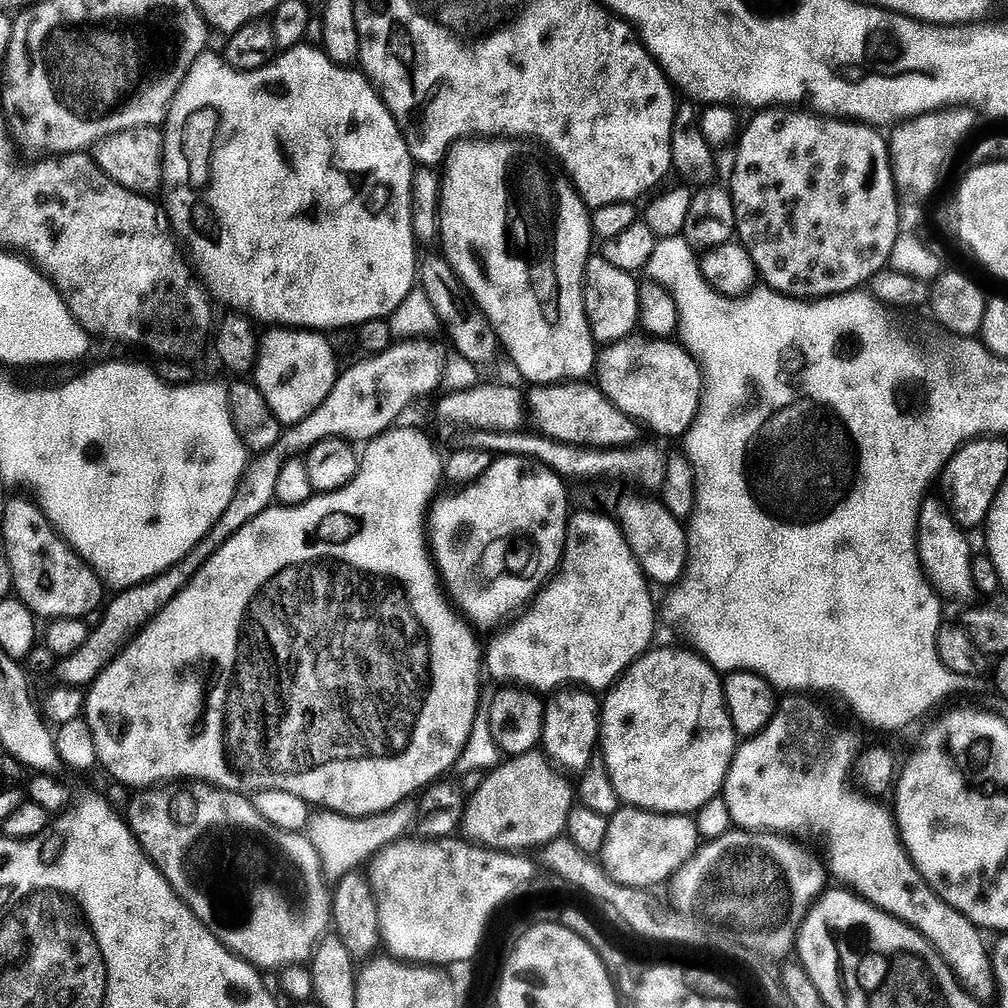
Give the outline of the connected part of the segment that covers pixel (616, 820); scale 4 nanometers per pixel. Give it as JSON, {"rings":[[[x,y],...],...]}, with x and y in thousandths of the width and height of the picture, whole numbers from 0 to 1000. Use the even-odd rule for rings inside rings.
{"rings":[[[619,800],[603,814],[597,860],[610,876],[647,883],[650,877],[663,877],[668,872],[667,868],[680,860],[695,836],[690,814],[686,809],[645,806]]]}

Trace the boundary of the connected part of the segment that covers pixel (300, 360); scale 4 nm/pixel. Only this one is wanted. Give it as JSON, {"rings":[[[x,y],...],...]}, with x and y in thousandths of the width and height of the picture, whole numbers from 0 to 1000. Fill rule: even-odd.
{"rings":[[[274,323],[257,334],[252,380],[282,423],[298,421],[310,408],[315,407],[333,381],[333,353],[317,333],[320,332],[313,327]]]}

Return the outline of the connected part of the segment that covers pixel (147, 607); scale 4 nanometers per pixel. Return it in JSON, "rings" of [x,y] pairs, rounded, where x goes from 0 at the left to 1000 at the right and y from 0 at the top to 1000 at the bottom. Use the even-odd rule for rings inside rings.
{"rings":[[[194,544],[185,554],[177,557],[172,563],[167,563],[152,575],[144,579],[135,579],[132,583],[124,583],[114,588],[115,592],[106,596],[102,604],[103,612],[96,623],[87,628],[87,635],[77,645],[77,649],[64,651],[59,656],[59,678],[72,681],[90,681],[103,664],[108,663],[112,655],[123,646],[125,640],[138,628],[143,620],[148,619],[177,588],[188,578],[200,565],[200,562],[208,555],[206,544]]]}

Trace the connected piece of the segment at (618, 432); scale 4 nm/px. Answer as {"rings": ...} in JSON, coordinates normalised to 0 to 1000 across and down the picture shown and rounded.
{"rings":[[[557,379],[529,384],[528,390],[524,389],[522,393],[522,405],[526,410],[527,420],[529,417],[539,432],[545,437],[553,437],[556,440],[574,440],[588,446],[610,446],[630,441],[636,436],[636,422],[604,399],[594,384],[587,382],[586,385],[585,382],[583,379]]]}

